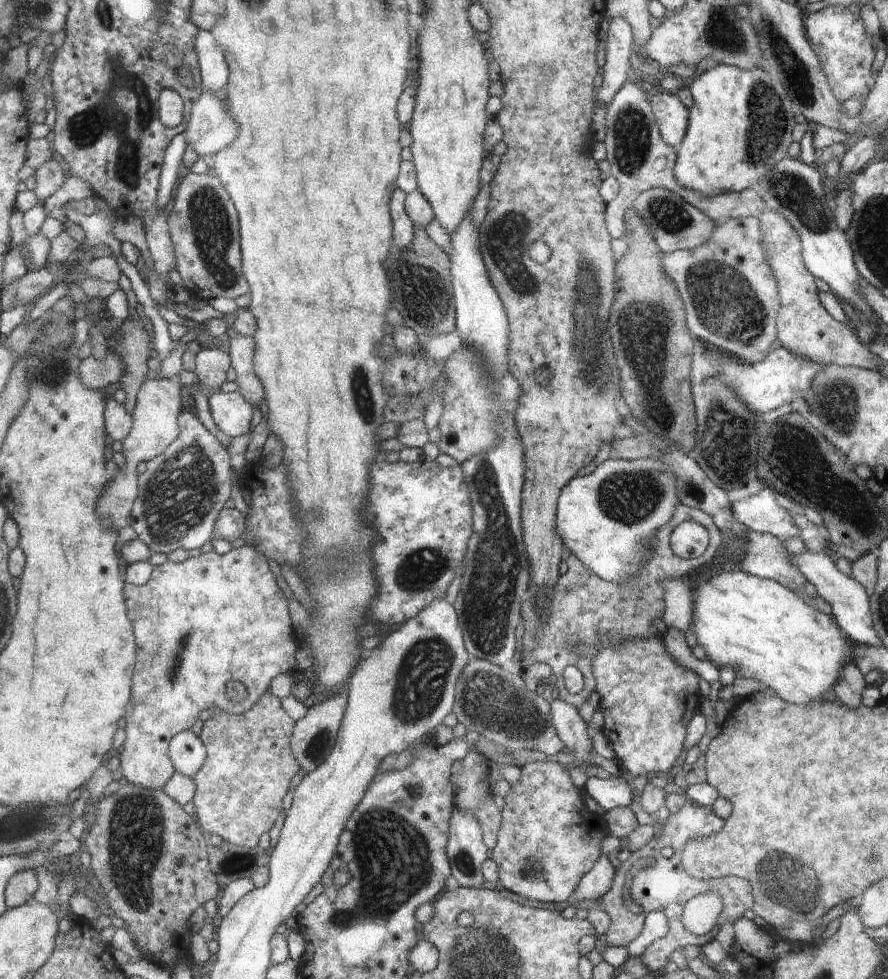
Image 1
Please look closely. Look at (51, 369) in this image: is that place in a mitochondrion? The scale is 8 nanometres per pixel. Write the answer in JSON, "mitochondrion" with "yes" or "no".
{"mitochondrion":"yes"}

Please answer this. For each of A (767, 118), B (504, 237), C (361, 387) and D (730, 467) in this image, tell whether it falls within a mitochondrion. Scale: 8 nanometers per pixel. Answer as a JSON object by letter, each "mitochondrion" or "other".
{"A":"mitochondrion","B":"mitochondrion","C":"mitochondrion","D":"mitochondrion"}

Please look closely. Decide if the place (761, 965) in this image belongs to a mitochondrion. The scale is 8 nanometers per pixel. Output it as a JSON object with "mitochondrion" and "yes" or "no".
{"mitochondrion":"no"}

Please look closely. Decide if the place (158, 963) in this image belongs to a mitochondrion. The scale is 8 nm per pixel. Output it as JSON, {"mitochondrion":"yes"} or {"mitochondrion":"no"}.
{"mitochondrion":"no"}

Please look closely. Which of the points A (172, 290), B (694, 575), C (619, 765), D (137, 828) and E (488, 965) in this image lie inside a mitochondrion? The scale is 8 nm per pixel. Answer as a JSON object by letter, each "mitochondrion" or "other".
{"A":"other","B":"other","C":"other","D":"mitochondrion","E":"mitochondrion"}

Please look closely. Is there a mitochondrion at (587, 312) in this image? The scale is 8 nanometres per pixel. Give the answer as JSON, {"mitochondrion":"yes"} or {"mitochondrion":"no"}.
{"mitochondrion":"yes"}

